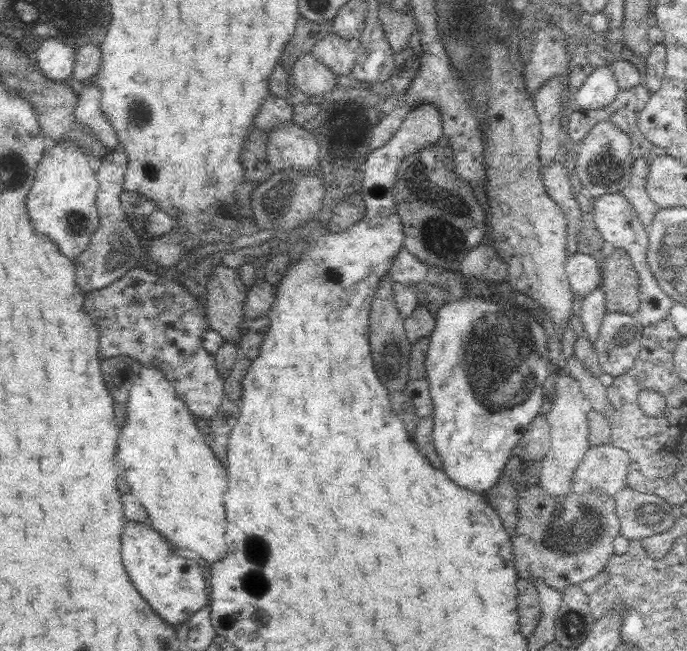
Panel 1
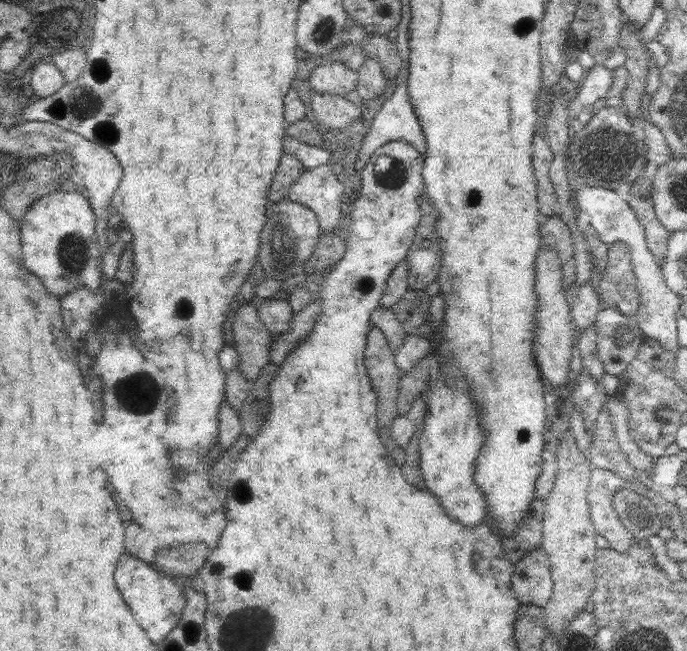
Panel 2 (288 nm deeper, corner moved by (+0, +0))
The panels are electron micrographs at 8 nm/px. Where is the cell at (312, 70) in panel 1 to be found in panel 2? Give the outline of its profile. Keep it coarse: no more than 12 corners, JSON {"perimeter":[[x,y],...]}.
{"perimeter":[[311,90],[315,120],[329,130],[361,118],[361,104]]}

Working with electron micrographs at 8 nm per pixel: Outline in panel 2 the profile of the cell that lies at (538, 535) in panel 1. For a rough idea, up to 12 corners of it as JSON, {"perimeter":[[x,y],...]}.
{"perimeter":[[541,546],[513,568],[519,604],[545,608],[553,592],[549,560]]}

